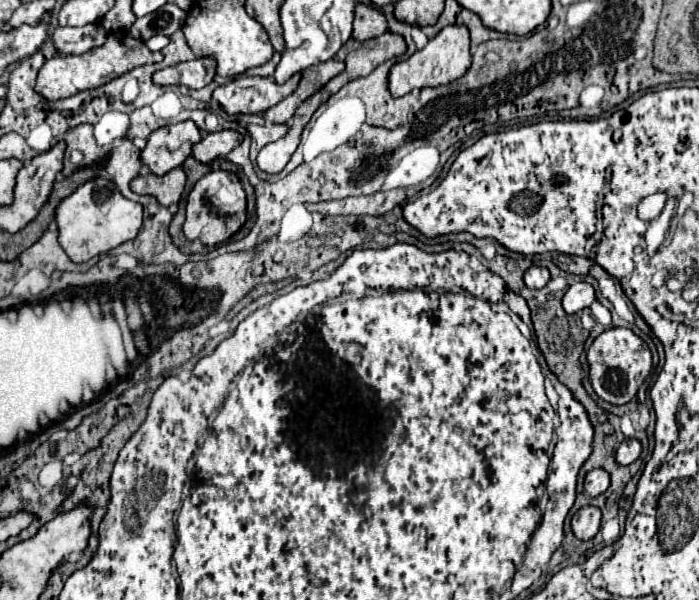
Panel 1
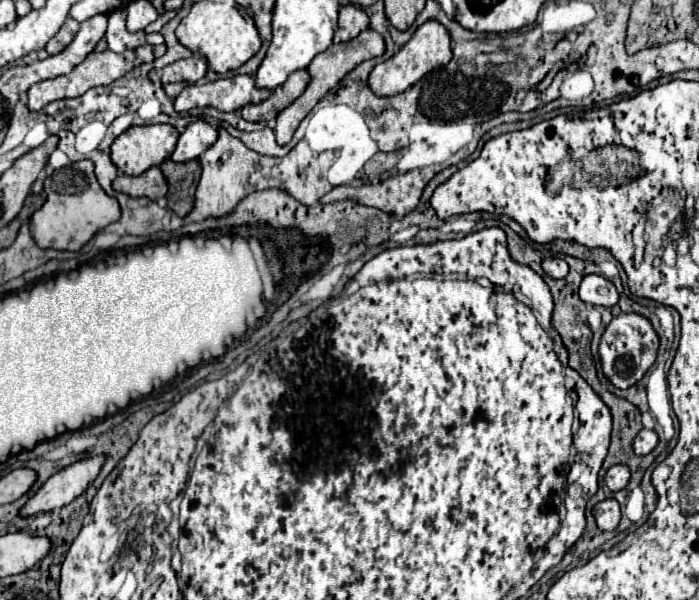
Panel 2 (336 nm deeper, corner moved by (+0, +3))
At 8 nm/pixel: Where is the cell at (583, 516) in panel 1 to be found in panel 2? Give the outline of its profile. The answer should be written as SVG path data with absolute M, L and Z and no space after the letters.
M604 499L598 505L594 505L592 515L596 519L598 529L602 531L614 531L620 523L620 507L616 499Z

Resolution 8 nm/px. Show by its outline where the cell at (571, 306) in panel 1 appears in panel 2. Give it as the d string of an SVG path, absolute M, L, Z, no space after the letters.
M586 275L580 283L580 299L596 307L614 307L618 303L618 291L610 279L602 275Z

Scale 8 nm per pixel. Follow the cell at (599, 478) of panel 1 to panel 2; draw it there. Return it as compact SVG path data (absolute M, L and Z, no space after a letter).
M614 465L604 475L604 483L608 485L610 491L624 489L628 485L628 479L630 479L630 471L626 465Z

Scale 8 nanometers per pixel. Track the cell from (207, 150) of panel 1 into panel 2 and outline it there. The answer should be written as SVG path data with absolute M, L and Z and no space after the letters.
M198 119L190 123L186 131L180 135L172 159L178 163L198 159L208 147L212 147L212 143L216 143L216 139L218 139L218 131L204 119Z

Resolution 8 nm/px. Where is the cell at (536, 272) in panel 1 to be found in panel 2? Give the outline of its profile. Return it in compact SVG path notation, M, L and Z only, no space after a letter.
M546 257L546 259L542 261L542 269L544 269L544 273L546 273L548 277L552 277L552 279L564 279L566 273L568 273L568 265L566 265L566 261L560 259L560 257Z

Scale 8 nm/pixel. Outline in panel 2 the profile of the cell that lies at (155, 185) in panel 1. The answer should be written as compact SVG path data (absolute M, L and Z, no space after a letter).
M150 167L146 173L138 175L138 177L118 175L114 179L112 187L130 197L148 197L152 201L166 197L166 193L168 193L168 183L166 183L160 167Z

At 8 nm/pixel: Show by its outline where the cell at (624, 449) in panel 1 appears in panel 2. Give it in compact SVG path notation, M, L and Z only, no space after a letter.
M642 429L636 439L634 439L634 453L636 455L648 455L658 443L658 435L656 431L650 431L650 429Z

